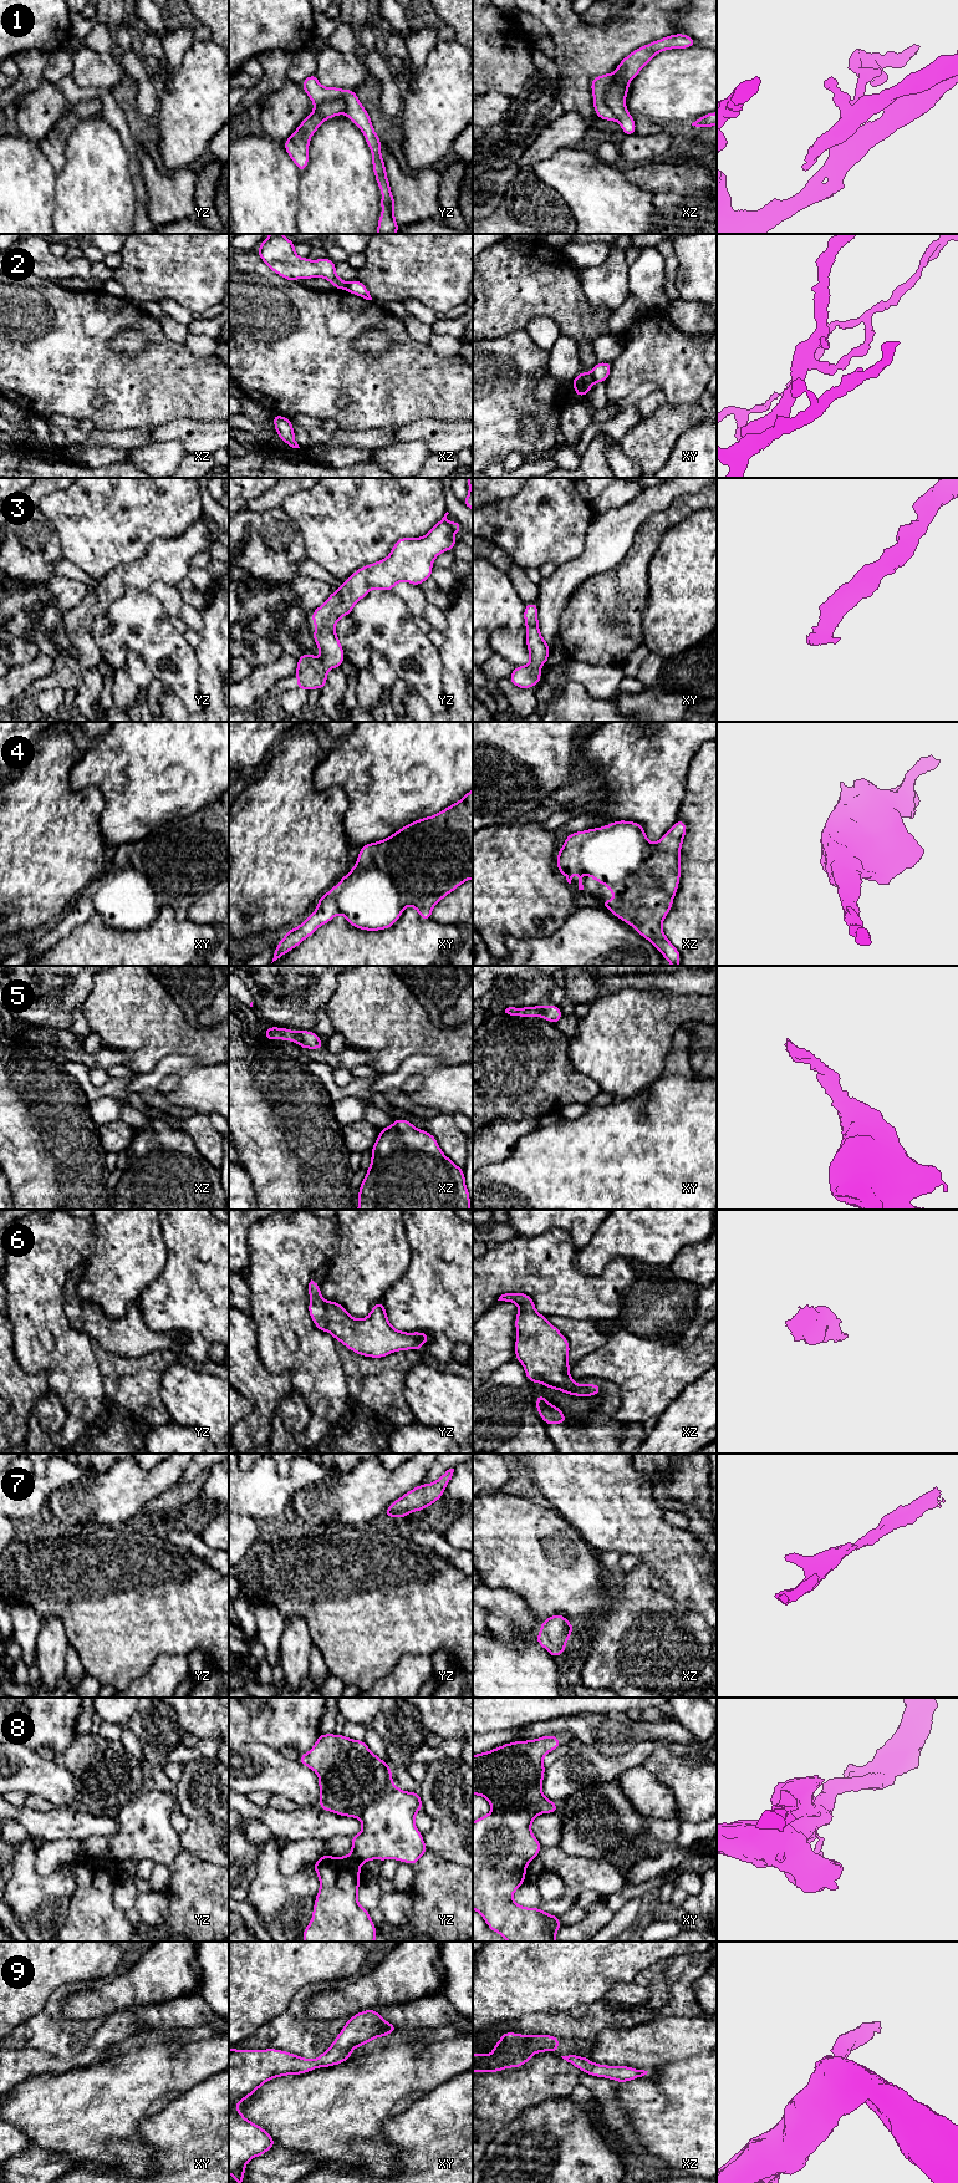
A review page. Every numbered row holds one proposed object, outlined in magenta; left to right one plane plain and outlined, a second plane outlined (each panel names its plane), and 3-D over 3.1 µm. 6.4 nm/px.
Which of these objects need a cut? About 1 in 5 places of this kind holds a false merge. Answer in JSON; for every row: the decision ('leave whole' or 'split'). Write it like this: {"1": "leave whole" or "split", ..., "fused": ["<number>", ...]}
{"1": "split", "2": "split", "3": "leave whole", "4": "leave whole", "5": "leave whole", "6": "leave whole", "7": "leave whole", "8": "split", "9": "leave whole", "fused": ["1", "2", "8"]}

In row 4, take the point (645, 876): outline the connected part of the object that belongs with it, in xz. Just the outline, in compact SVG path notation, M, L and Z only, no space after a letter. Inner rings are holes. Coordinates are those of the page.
M678 819L654 844L648 841L642 824L627 820L612 821L598 829L570 833L559 850L556 867L569 884L571 884L572 872L576 871L579 890L584 890L584 874L603 884L616 895L616 899L602 900L601 906L652 942L672 966L679 966L681 952L666 937L662 921L672 909L673 897L678 890L681 849L686 833L687 824L682 819Z

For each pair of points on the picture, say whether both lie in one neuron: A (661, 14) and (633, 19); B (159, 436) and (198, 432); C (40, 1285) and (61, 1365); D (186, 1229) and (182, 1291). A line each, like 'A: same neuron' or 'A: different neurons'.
A: same neuron
B: same neuron
C: same neuron
D: same neuron

